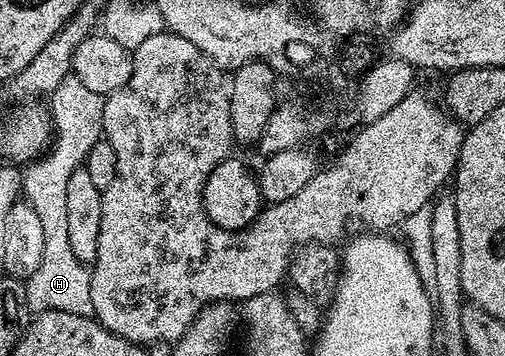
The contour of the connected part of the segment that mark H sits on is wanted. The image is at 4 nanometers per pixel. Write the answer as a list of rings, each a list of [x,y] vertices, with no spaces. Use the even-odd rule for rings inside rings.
[[[69,74],[49,96],[49,112],[53,138],[49,150],[23,171],[22,198],[37,213],[45,233],[45,249],[37,273],[27,280],[27,304],[32,312],[64,311],[78,315],[91,315],[93,301],[89,297],[90,270],[73,255],[68,240],[68,218],[65,217],[65,187],[69,177],[83,166],[89,149],[103,138],[104,96],[85,89],[75,74]]]

